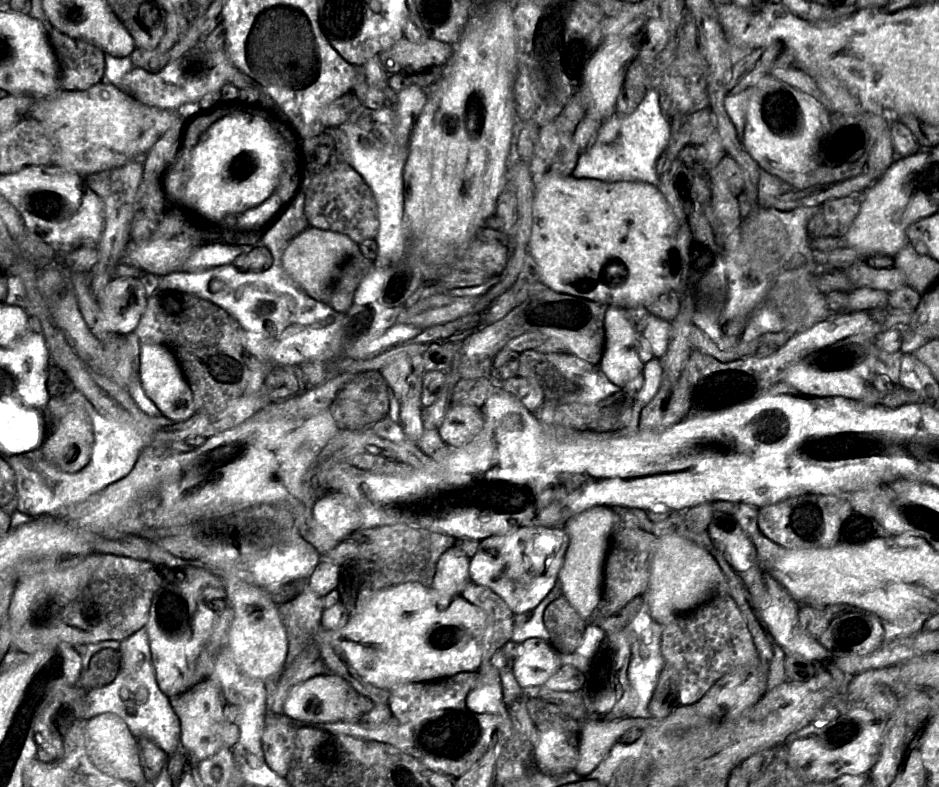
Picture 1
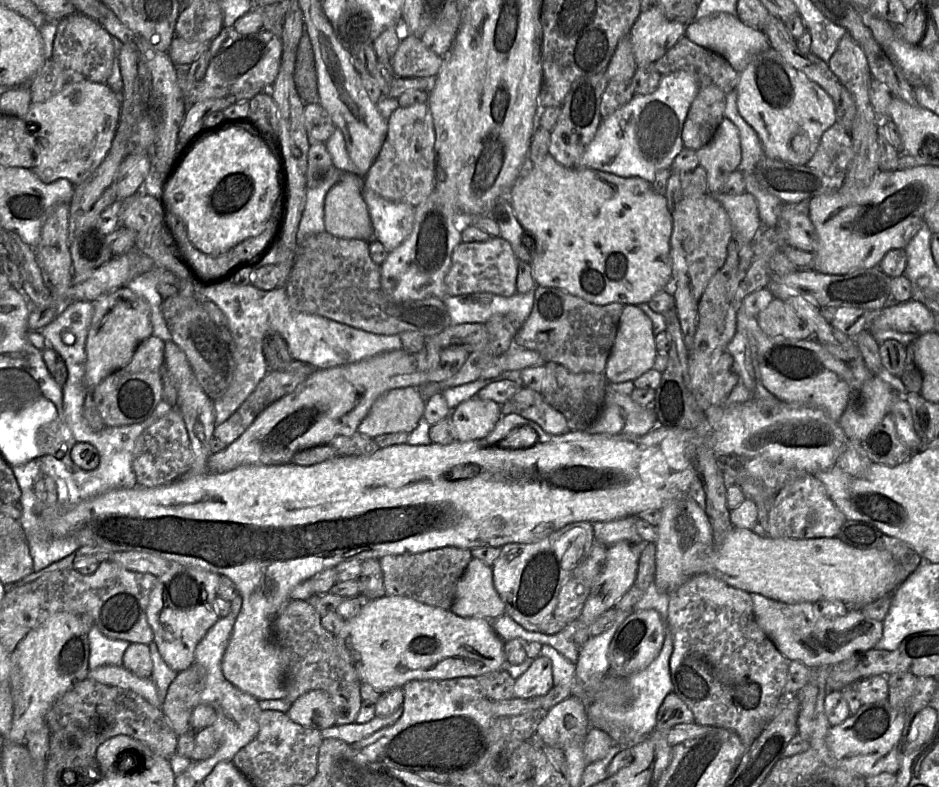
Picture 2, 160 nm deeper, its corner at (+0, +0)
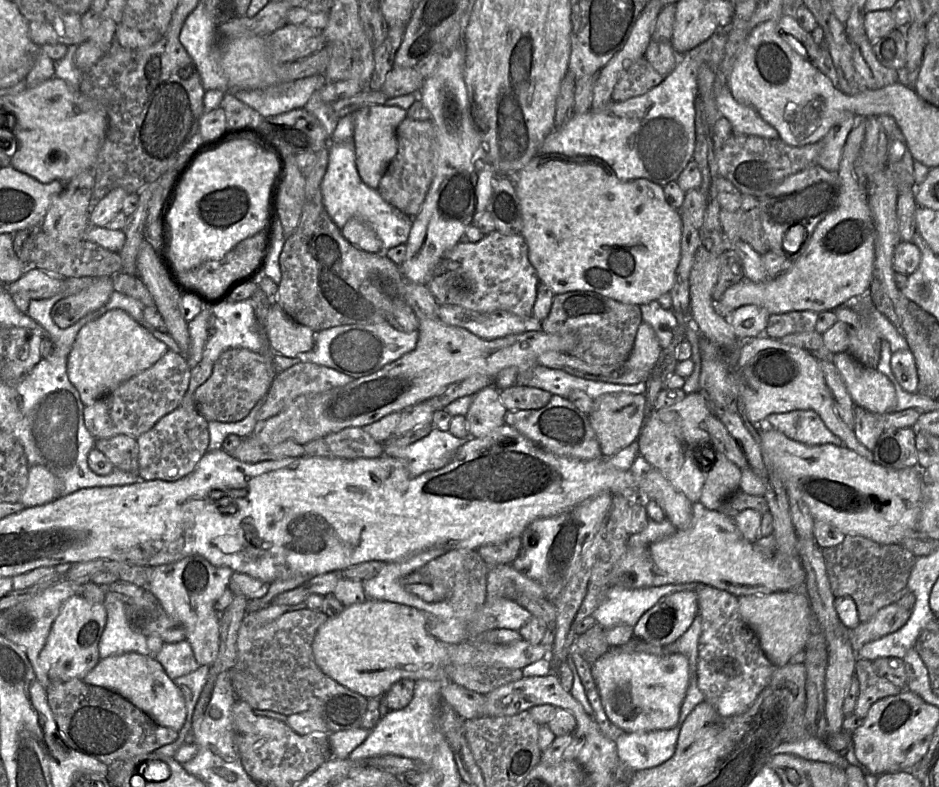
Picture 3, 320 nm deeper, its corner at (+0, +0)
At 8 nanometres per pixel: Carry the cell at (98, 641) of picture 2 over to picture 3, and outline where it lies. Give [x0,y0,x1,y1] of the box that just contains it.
[99,591,148,659]

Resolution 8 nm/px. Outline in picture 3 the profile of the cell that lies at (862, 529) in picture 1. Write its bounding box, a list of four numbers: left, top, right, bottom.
[823,535,917,622]

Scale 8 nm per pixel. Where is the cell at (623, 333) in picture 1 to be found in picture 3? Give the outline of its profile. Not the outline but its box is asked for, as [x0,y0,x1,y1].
[627,321,662,369]

